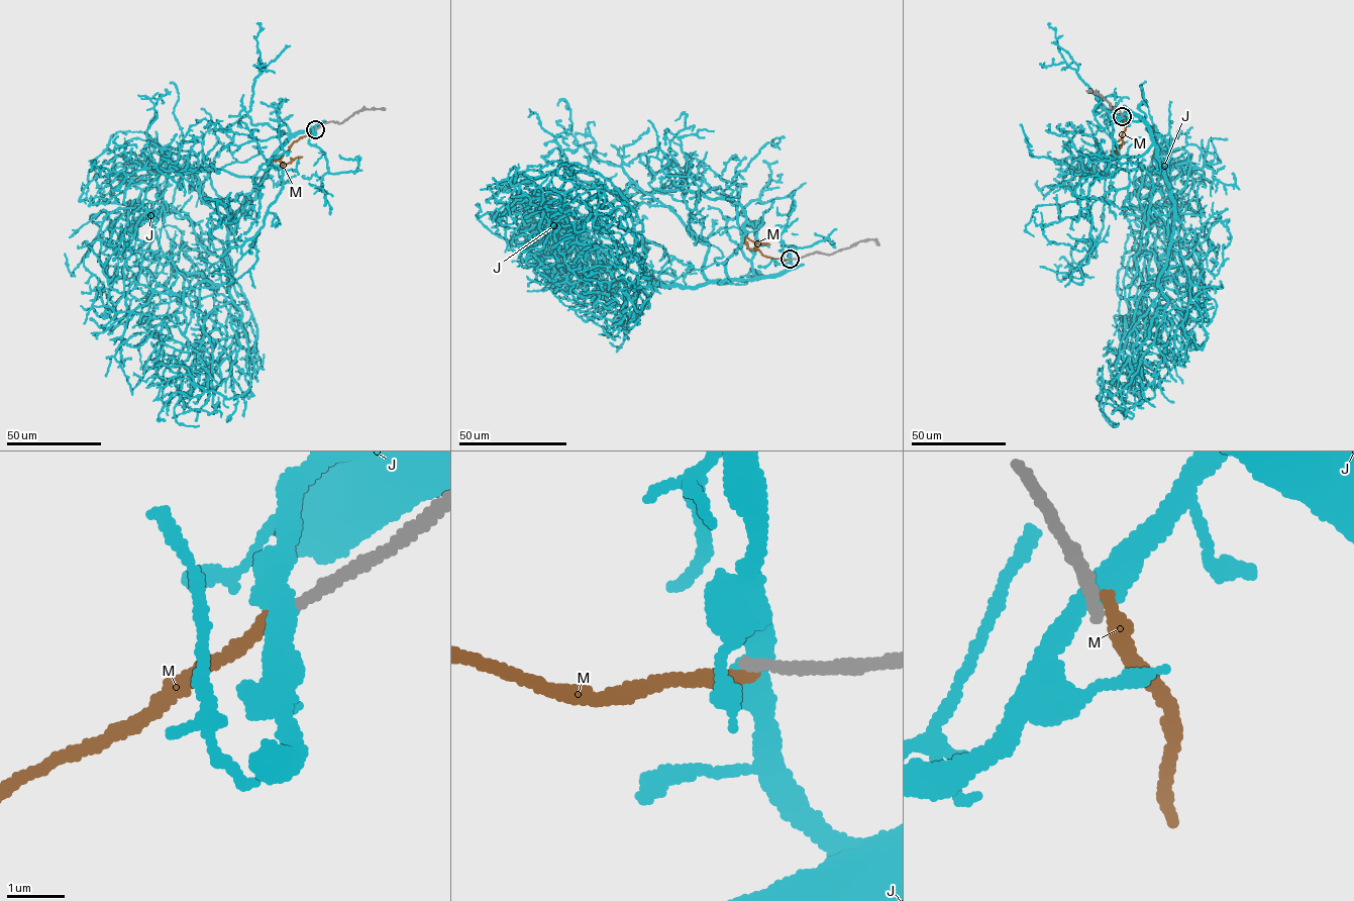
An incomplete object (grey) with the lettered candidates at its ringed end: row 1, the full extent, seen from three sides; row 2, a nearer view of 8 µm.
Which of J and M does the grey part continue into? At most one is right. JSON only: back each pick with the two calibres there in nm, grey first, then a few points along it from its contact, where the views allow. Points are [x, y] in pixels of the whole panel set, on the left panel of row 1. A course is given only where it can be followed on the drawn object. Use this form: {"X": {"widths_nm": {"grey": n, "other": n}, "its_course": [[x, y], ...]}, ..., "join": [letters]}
{"join": []}

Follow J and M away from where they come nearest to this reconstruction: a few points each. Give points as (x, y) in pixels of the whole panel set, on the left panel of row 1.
J: (315, 129), (294, 133), (231, 219), (227, 282), (250, 383), (226, 398), (183, 378), (176, 421), (199, 425)
M: (315, 129), (295, 140), (279, 160), (287, 164), (302, 157)

